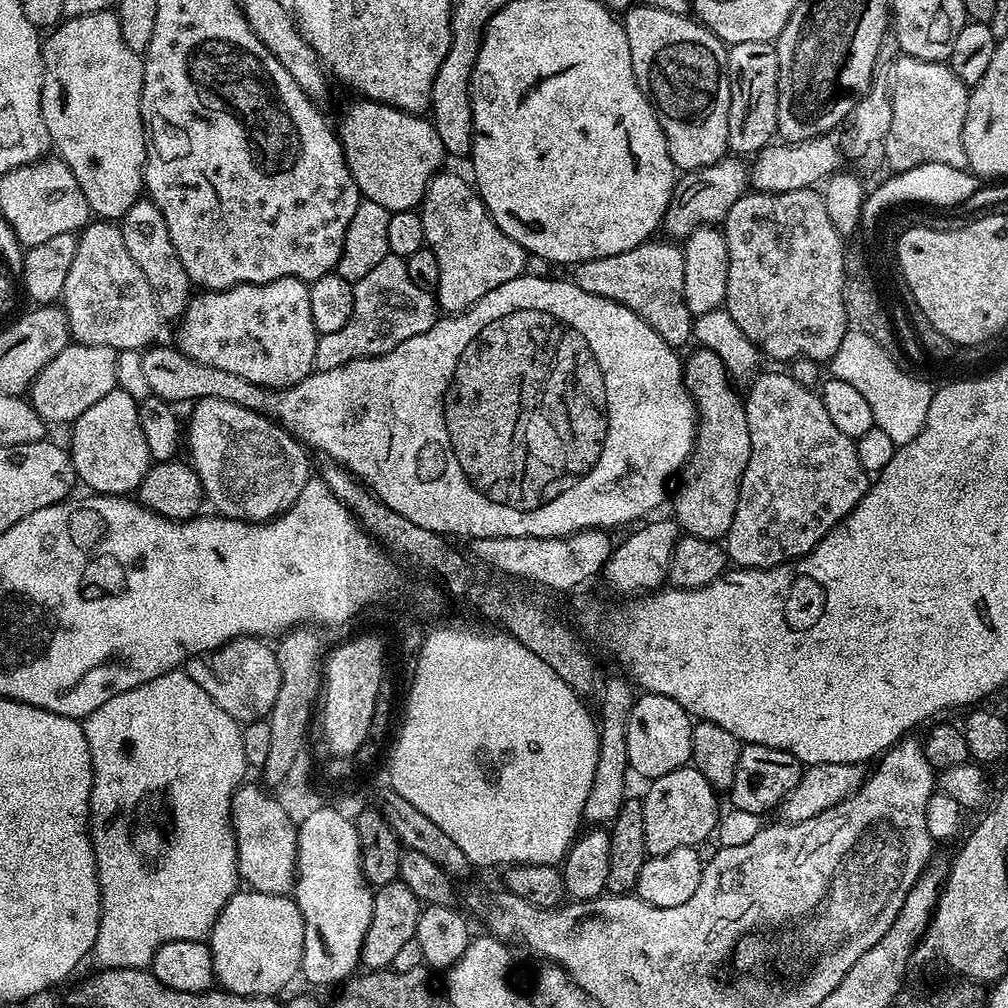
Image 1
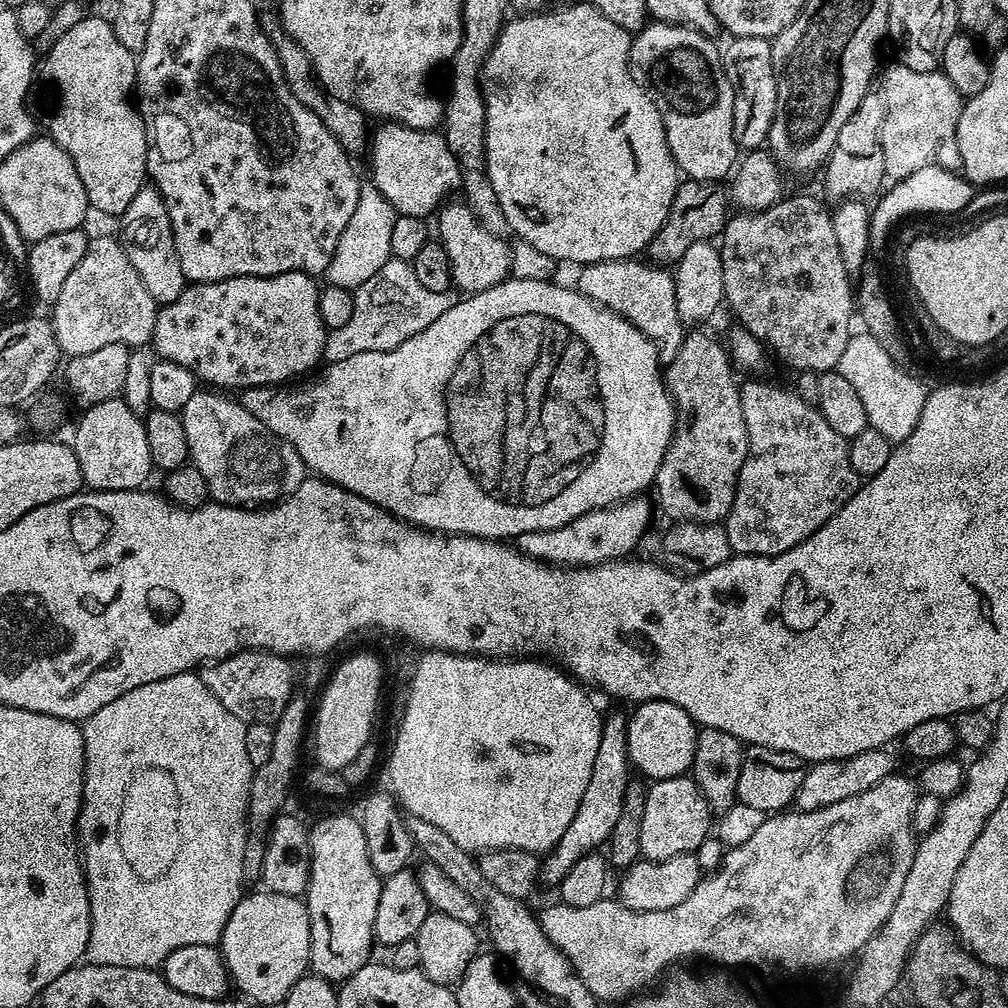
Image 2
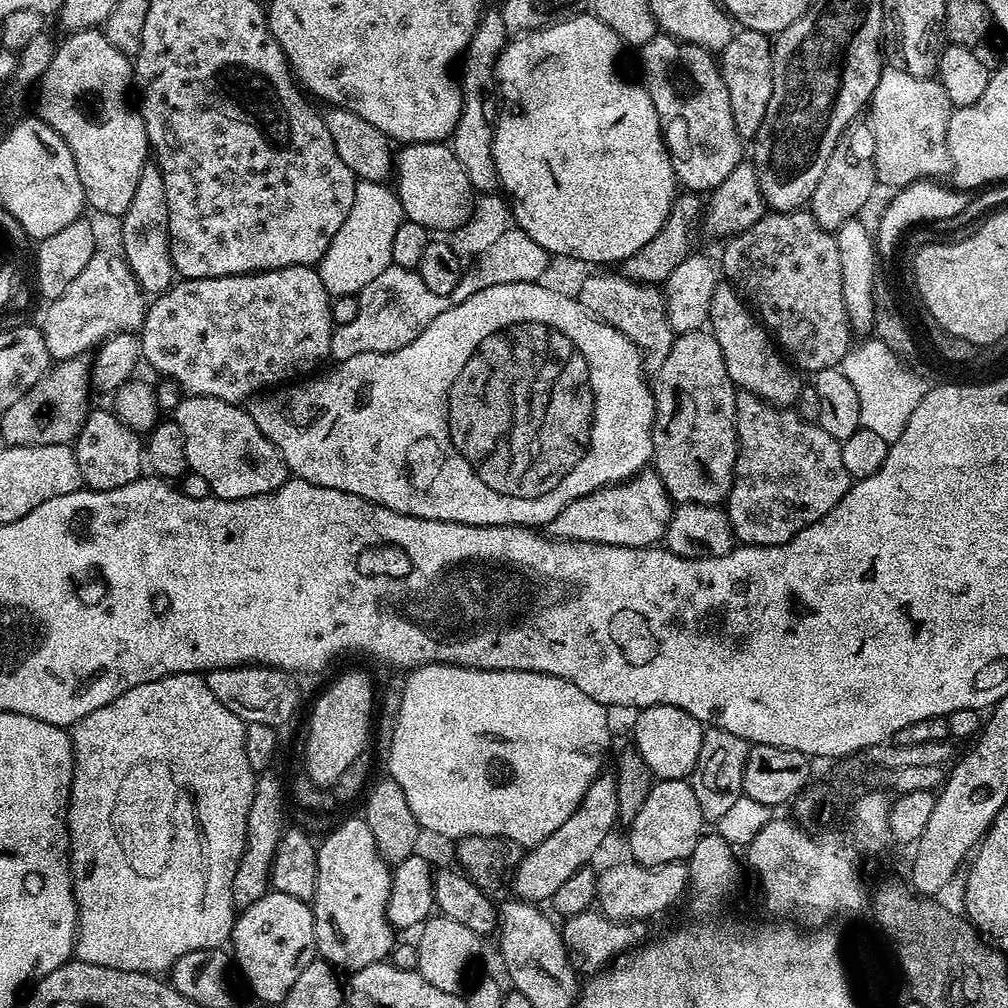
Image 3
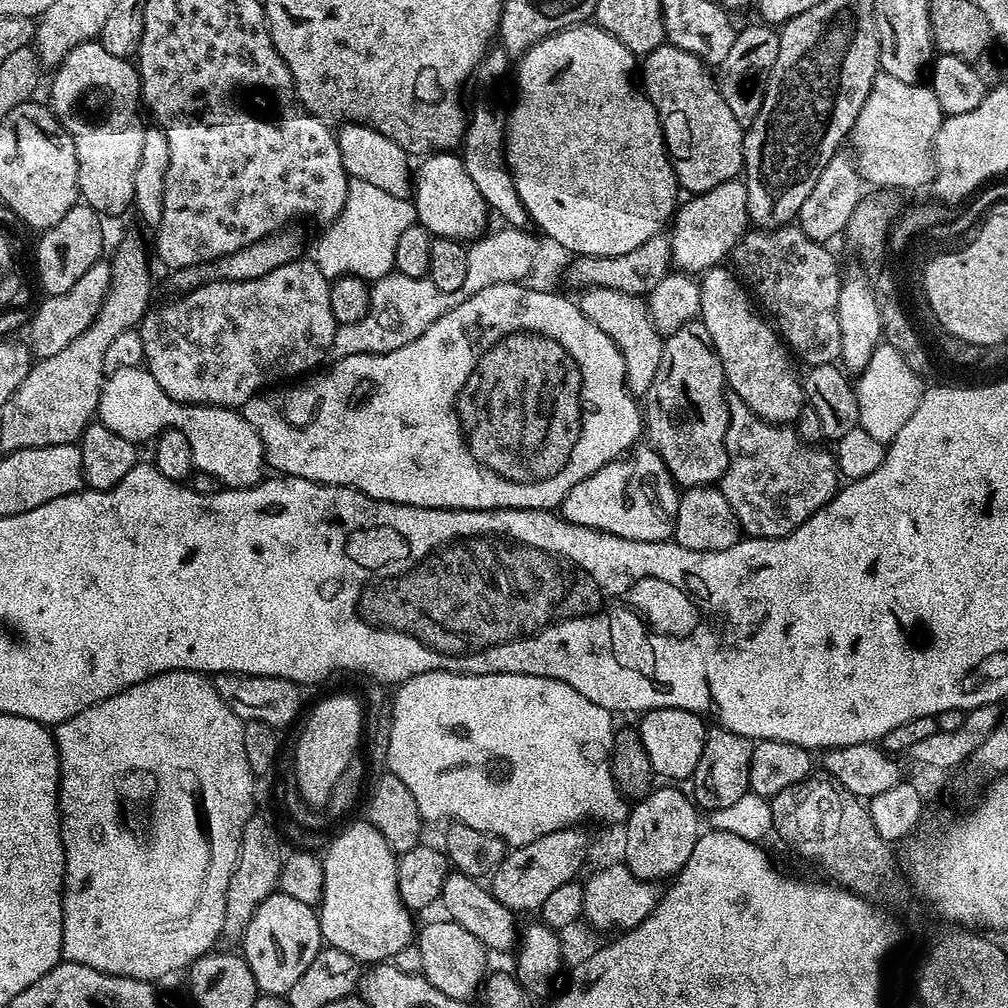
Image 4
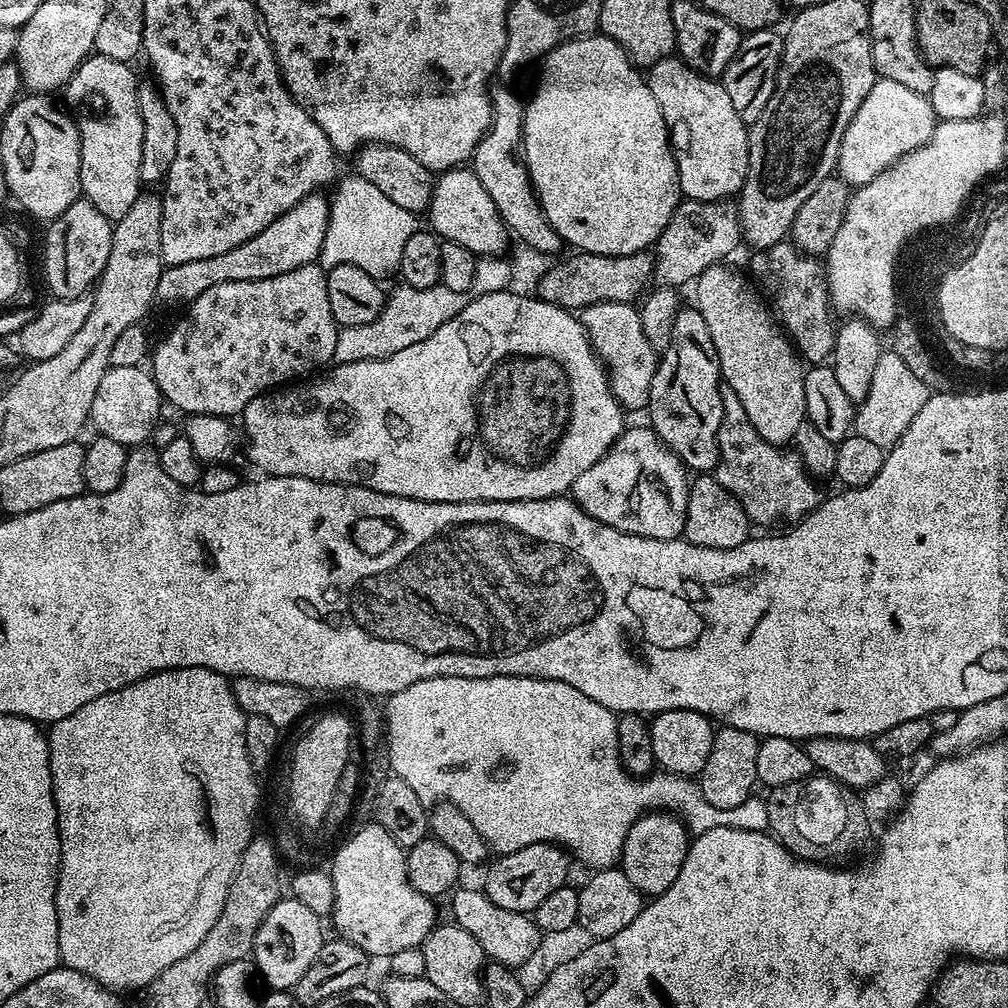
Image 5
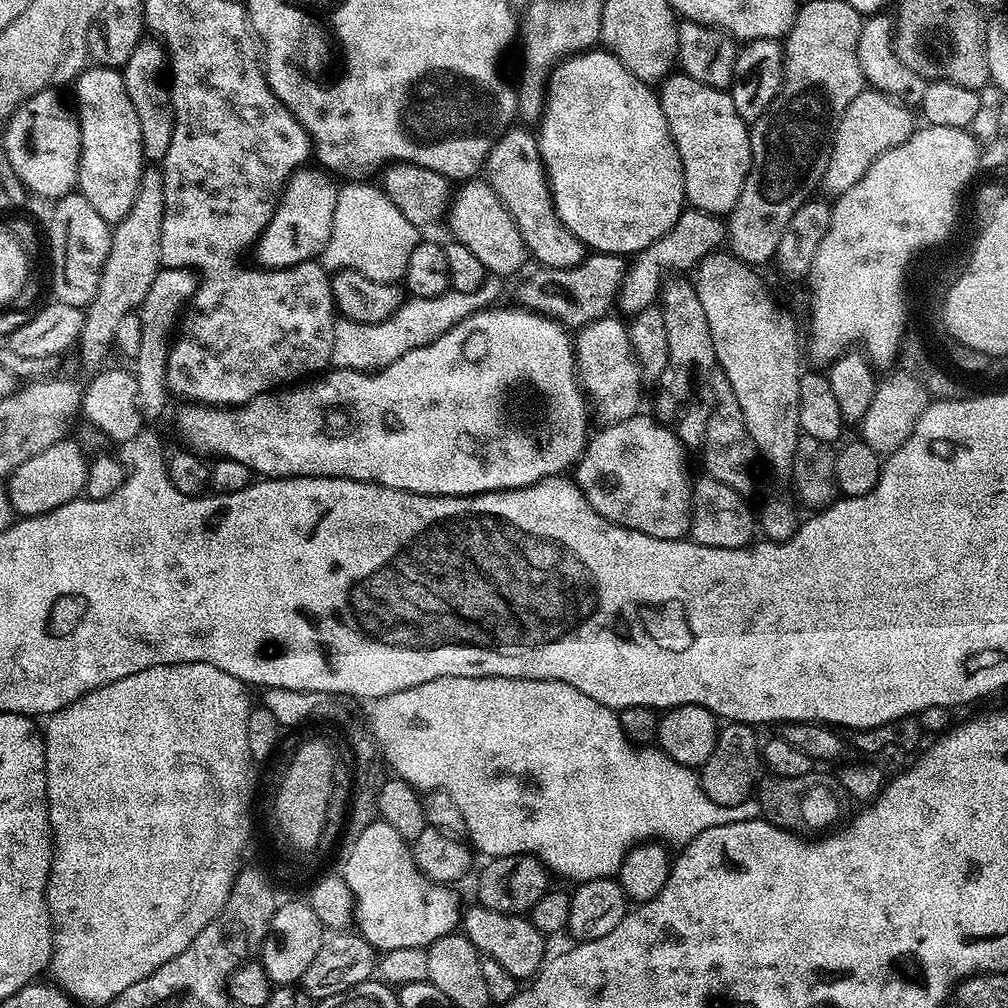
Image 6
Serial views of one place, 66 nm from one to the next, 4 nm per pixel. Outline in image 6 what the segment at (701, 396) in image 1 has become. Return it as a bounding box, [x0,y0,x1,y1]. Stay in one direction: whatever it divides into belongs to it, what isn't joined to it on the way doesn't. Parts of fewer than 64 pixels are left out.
[655,278,716,449]

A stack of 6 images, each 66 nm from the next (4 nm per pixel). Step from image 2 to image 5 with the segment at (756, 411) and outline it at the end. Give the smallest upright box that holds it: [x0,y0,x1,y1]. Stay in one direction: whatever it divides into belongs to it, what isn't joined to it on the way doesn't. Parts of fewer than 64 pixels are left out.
[714,383,822,525]

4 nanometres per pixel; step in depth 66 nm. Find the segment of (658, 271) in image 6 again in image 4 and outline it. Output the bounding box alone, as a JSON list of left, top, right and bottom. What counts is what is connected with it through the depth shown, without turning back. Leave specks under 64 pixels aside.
[671,179,749,274]

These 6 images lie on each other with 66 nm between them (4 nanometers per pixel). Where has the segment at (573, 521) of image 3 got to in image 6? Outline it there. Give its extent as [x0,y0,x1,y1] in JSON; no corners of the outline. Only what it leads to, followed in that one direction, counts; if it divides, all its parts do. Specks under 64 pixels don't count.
[574,415,693,540]

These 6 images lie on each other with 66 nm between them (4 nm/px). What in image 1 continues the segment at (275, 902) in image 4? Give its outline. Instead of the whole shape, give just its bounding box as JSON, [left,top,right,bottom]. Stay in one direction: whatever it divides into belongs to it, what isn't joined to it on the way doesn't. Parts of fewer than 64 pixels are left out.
[210,890,304,997]

